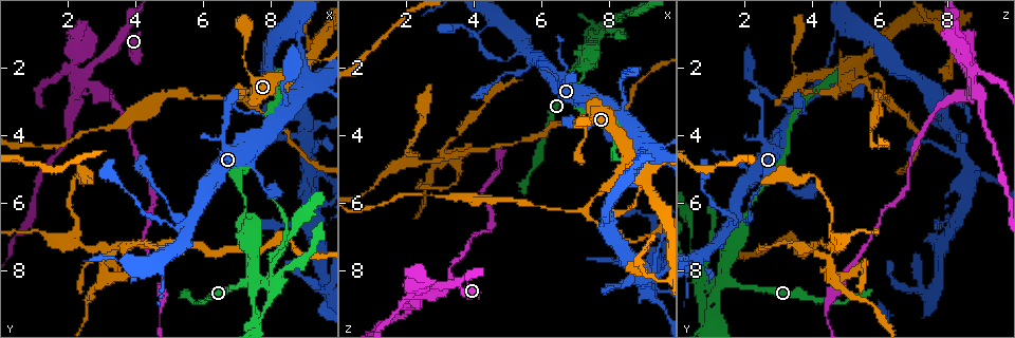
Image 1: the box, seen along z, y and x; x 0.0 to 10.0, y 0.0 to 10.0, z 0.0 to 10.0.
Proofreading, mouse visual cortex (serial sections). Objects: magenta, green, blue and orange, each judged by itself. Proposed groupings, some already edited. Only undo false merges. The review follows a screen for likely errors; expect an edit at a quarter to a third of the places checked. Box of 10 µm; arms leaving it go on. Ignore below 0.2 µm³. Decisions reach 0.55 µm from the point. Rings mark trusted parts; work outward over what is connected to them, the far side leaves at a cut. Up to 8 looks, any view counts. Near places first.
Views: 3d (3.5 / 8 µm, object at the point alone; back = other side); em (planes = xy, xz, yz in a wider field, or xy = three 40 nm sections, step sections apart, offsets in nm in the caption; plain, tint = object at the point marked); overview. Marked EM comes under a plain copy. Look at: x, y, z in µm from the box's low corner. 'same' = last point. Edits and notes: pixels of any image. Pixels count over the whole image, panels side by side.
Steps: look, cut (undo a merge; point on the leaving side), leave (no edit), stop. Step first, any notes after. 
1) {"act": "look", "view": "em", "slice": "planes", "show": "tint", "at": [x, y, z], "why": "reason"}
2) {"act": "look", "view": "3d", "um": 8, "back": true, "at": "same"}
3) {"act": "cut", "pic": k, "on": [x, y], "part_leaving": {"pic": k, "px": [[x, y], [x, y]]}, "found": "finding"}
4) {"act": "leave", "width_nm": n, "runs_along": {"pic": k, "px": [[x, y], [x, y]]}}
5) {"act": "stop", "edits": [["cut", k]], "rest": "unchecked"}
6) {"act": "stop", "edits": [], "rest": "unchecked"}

{"act": "look", "view": "3d", "um": 3.5, "at": [8.80, 0.80, 4.75], "why": "thin arm on a thick one"}

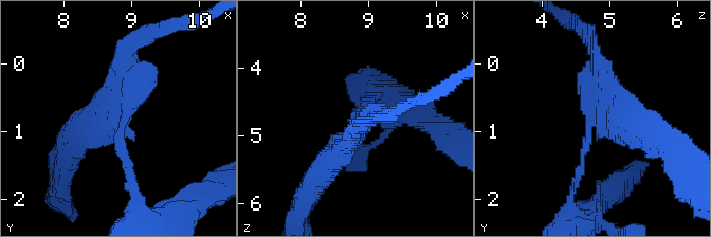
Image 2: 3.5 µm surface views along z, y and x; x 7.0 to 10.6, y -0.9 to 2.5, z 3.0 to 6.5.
{"act": "look", "view": "em", "slice": "xy", "step": 1, "show": "tint", "at": [8.90, 0.80, 4.80]}

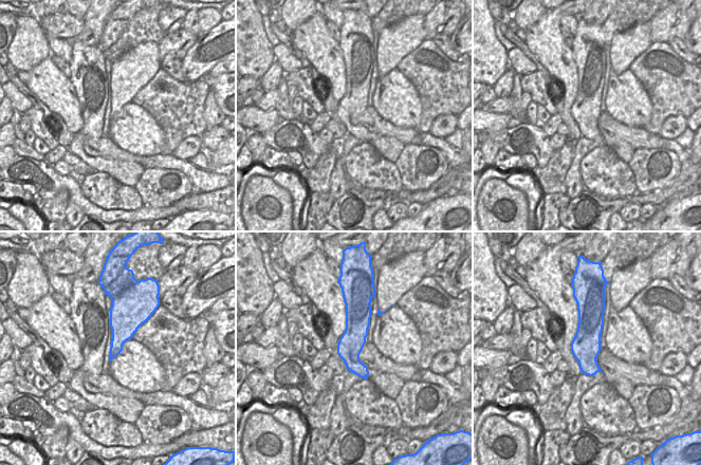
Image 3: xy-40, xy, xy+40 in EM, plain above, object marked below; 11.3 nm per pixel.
{"act": "look", "view": "em", "slice": "xy", "step": 5, "show": "tint", "at": "same"}

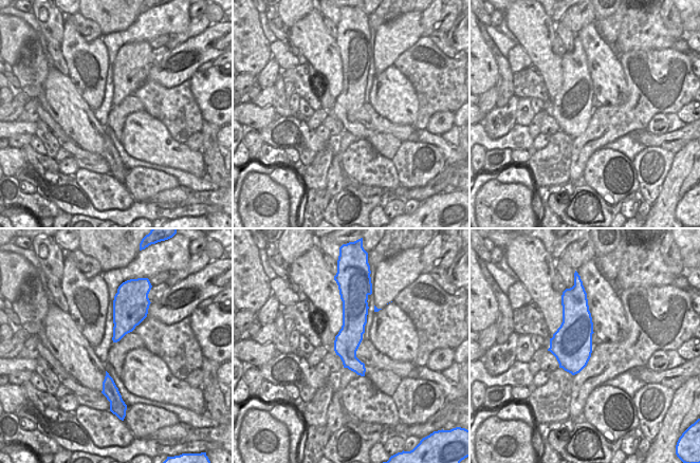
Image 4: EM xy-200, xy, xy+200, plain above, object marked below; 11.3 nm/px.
{"act": "cut", "pic": 2, "on": [150, 31], "arm_widths_nm": [150, 250, 250, 450], "part_leaving": {"pic": 2, "px": [[359, 114], [356, 133], [310, 190]]}, "found": "a second cell is stuck on"}

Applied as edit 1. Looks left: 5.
{"act": "look", "view": "3d", "um": 8, "at": [9.15, 1.05, 8.05], "why": "sharp bend"}

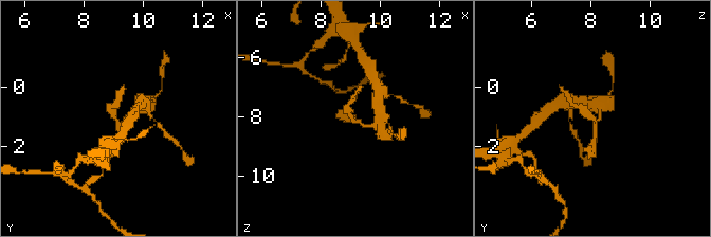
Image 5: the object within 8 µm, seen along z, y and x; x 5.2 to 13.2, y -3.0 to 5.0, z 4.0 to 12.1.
{"act": "look", "view": "3d", "um": 3.5, "at": "same", "why": "closer look"}

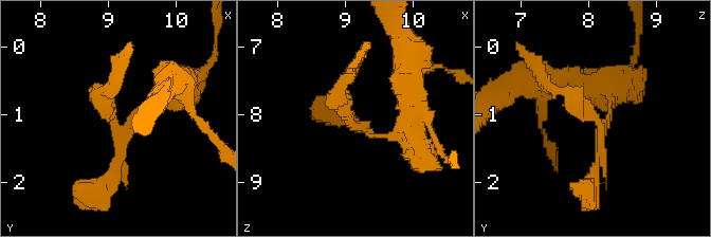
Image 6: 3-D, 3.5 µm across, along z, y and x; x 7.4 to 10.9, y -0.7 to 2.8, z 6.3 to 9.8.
{"act": "look", "view": "em", "slice": "xy", "step": 5, "show": "tint", "at": [9.10, 1.05, 8.05], "why": "now the EM"}

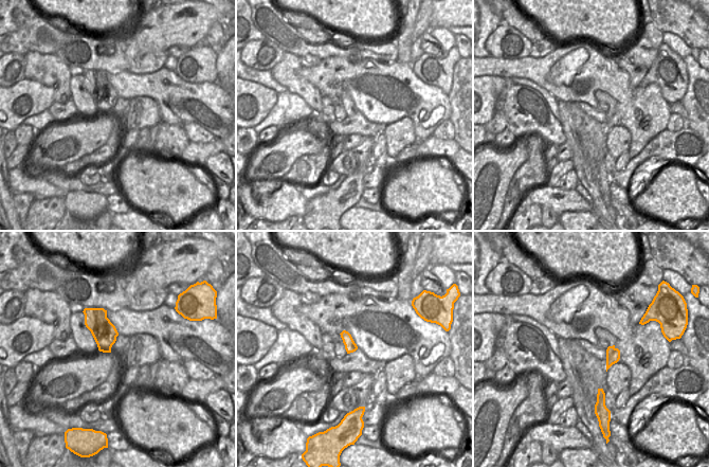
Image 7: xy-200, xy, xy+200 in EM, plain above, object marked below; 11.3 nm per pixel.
{"act": "leave", "runs_along": {"pic": 6, "px": [[612, 94], [601, 127], [547, 81]]}, "found": "one cell here"}

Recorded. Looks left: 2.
{"act": "look", "view": "3d", "um": 3.5, "back": true, "at": [2.75, 1.85, 8.50], "why": "three-way junction"}

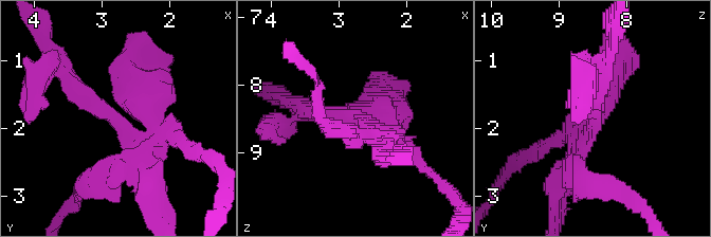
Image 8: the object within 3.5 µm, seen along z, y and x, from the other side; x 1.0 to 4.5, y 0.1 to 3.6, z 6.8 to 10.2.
{"act": "look", "view": "em", "slice": "planes", "show": "tint", "at": [2.75, 1.85, 8.45]}

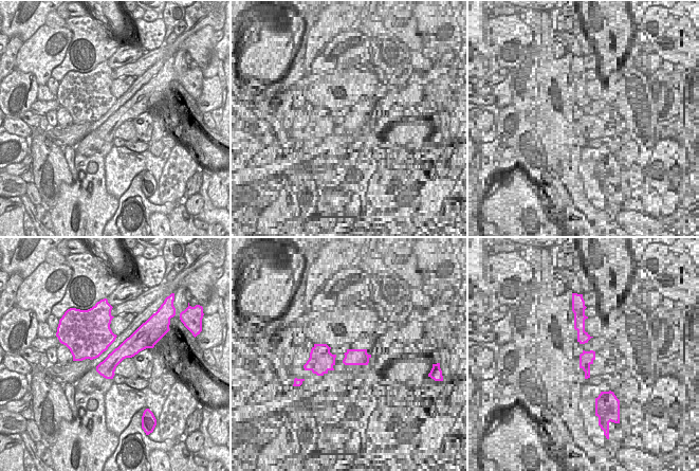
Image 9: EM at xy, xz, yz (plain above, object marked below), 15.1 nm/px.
{"act": "cut", "pic": 8, "on": [142, 88], "width_nm": 260, "part_leaving": {"pic": 8, "px": [[127, 108], [147, 89], [143, 34]]}, "found": "two cells meet here"}

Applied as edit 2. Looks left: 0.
{"act": "stop", "edits": [["cut", 2], ["cut", 8]], "rest": "unchecked"}

